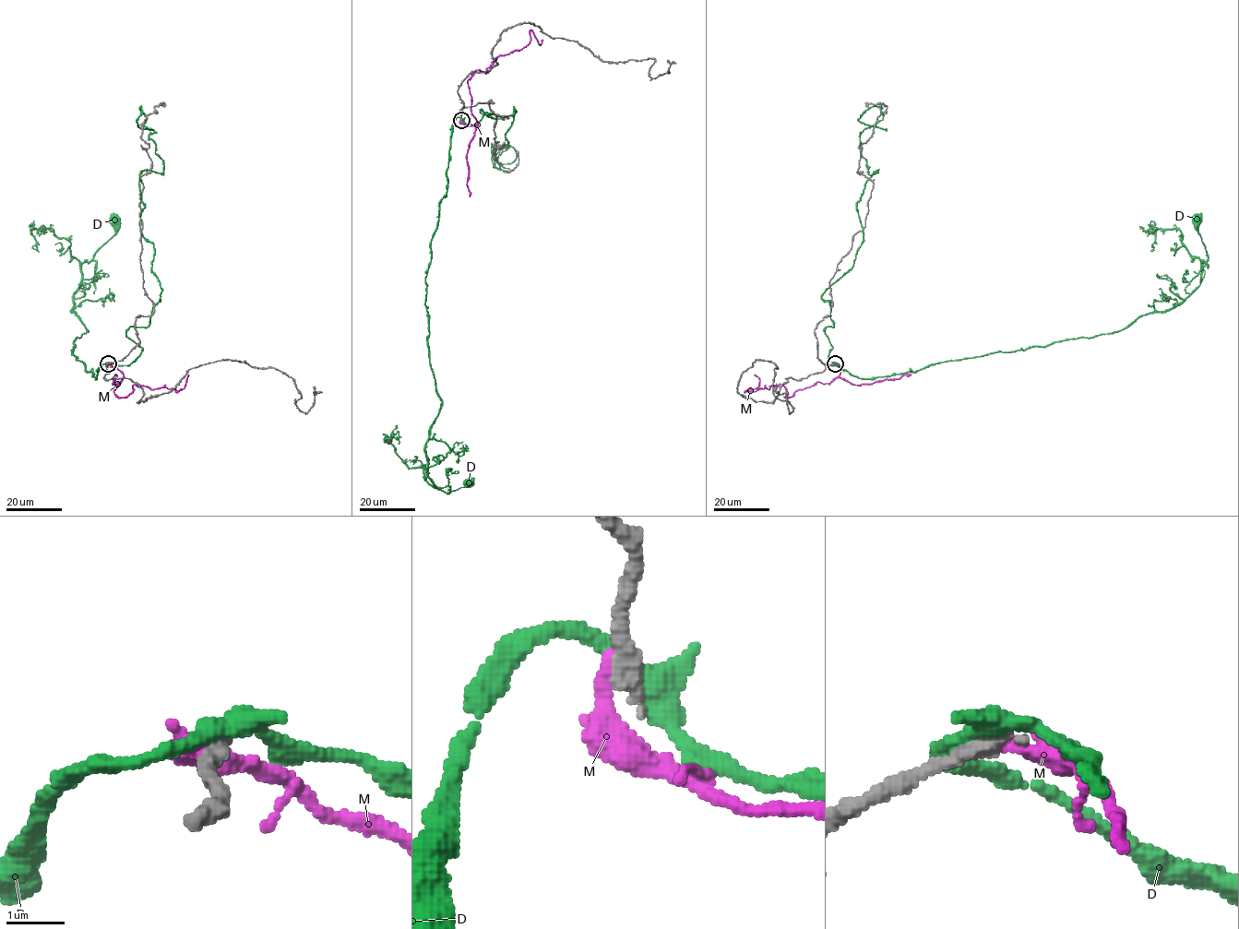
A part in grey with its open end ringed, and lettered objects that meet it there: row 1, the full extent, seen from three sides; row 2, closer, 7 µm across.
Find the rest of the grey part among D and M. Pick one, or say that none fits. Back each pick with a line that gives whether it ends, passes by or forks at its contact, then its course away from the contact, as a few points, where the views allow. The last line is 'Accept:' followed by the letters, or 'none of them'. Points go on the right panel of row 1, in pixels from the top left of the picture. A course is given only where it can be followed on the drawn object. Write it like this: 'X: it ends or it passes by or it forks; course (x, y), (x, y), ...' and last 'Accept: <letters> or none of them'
Accept: none of them

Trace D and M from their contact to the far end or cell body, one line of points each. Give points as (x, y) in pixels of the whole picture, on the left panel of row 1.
D: (107, 363), (95, 378), (72, 352), (76, 339), (88, 331), (72, 310), (80, 266), (115, 233), (114, 219)
M: (107, 363), (124, 376), (113, 389), (118, 397), (126, 397), (134, 385), (176, 391), (185, 386), (188, 375)

